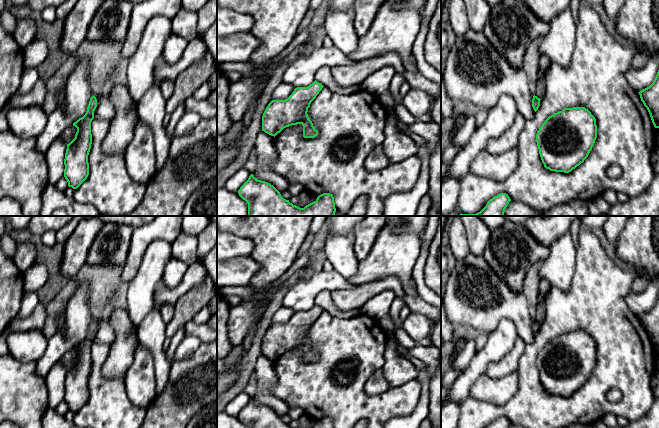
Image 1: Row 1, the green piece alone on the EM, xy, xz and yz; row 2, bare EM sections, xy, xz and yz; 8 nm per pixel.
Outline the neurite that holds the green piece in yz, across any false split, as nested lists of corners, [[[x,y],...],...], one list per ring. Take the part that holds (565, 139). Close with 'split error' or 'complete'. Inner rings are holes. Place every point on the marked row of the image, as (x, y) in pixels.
[[[585,107],[564,108],[554,113],[536,134],[544,167],[564,173],[584,162],[596,138],[596,119]]]; complete

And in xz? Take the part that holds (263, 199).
[[[253,174],[238,194],[248,203],[248,216],[334,216],[336,212],[330,193],[323,193],[314,202],[300,208],[284,199],[273,185],[257,180]]]; complete

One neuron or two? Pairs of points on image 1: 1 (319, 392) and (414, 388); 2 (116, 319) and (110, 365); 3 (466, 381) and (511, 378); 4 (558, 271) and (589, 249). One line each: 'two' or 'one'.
1: one
2: one
3: two
4: two

